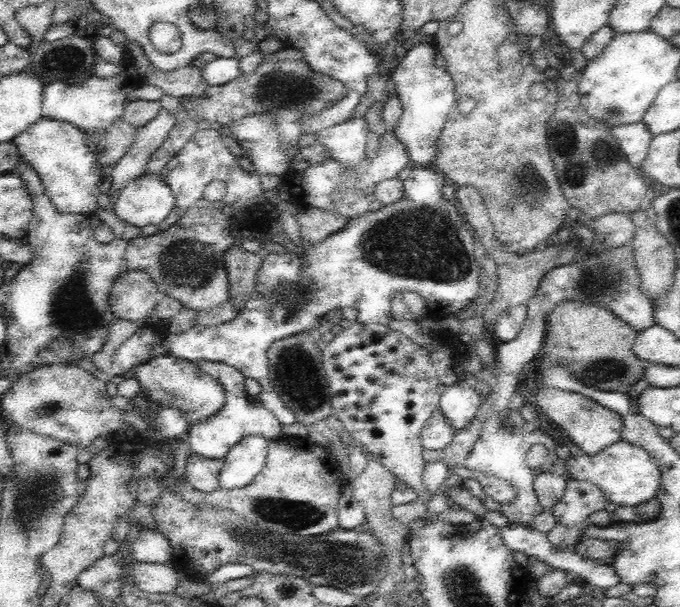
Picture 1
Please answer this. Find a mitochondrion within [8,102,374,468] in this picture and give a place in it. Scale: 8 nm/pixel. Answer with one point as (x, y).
(72, 308)

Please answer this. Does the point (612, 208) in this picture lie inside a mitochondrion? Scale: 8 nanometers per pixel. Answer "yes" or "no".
no

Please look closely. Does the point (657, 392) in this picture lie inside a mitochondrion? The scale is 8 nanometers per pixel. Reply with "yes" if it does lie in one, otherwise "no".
no

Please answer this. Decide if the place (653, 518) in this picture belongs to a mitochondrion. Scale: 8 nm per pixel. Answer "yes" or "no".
no

